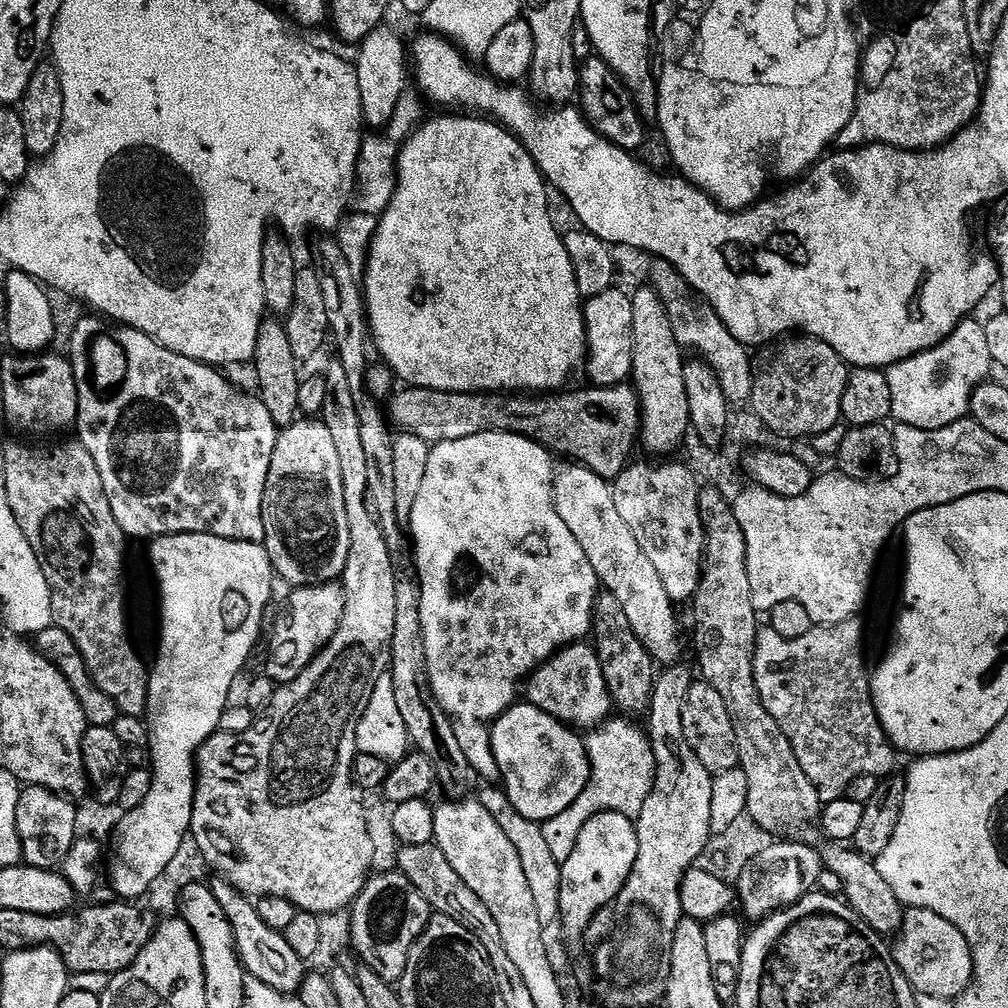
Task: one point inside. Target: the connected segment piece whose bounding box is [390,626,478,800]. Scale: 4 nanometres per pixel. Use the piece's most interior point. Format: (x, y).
(430, 733)

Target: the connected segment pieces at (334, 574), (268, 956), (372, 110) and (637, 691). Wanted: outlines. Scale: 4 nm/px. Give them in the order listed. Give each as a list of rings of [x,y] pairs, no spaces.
[[[303,418],[297,419],[295,423],[289,425],[288,428],[283,429],[283,431],[277,435],[274,454],[270,458],[270,474],[266,474],[266,490],[262,494],[262,527],[264,528],[262,547],[264,553],[268,555],[269,562],[272,564],[273,573],[275,573],[279,579],[281,576],[286,583],[292,584],[288,586],[327,584],[341,579],[340,571],[343,567],[341,563],[333,562],[332,555],[334,552],[339,552],[342,548],[342,528],[339,525],[339,512],[337,509],[341,508],[340,504],[343,500],[344,492],[341,465],[338,462],[337,448],[334,447],[333,437],[330,435],[330,432],[320,418],[314,418],[314,420],[303,420]]]
[[[216,878],[216,881],[211,881],[210,887],[232,927],[233,938],[236,939],[236,952],[240,956],[245,973],[258,978],[258,982],[266,982],[270,990],[299,993],[306,975],[306,961],[294,954],[294,949],[291,948],[290,942],[286,942],[284,933],[275,932],[270,926],[266,926],[266,922],[262,922],[258,914],[255,903],[238,891],[230,881]]]
[[[381,26],[360,41],[358,51],[360,53],[354,59],[354,67],[358,74],[358,90],[362,90],[364,123],[372,130],[387,129],[390,118],[394,118],[394,110],[398,110],[398,102],[410,88],[410,64],[406,59],[406,44],[400,41],[398,33],[391,32],[388,26]]]
[[[604,620],[601,624],[599,621],[595,625],[594,651],[602,666],[602,674],[606,678],[608,693],[612,695],[615,711],[620,714],[633,712],[634,715],[643,717],[647,713],[648,703],[652,700],[652,687],[656,684],[658,672],[648,651],[635,636],[625,631],[619,623],[617,624],[612,620]]]

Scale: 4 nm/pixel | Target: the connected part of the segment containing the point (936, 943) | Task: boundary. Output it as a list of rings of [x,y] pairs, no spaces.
[[[910,908],[903,913],[903,927],[895,937],[894,959],[913,992],[953,1000],[972,985],[972,951],[962,934],[950,922],[925,908]]]

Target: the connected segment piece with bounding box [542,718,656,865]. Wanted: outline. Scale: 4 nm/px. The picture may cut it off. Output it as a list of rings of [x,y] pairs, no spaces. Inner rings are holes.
[[[609,719],[587,733],[584,745],[592,773],[586,782],[586,790],[582,790],[582,794],[578,794],[578,798],[574,798],[574,802],[562,810],[562,814],[543,821],[542,835],[546,837],[550,854],[554,854],[560,865],[566,862],[566,858],[570,858],[578,842],[578,834],[582,834],[582,826],[586,826],[590,818],[603,812],[617,812],[635,821],[642,814],[642,806],[646,806],[646,798],[656,781],[652,741],[648,739],[643,727],[635,728],[624,720],[627,719]]]

